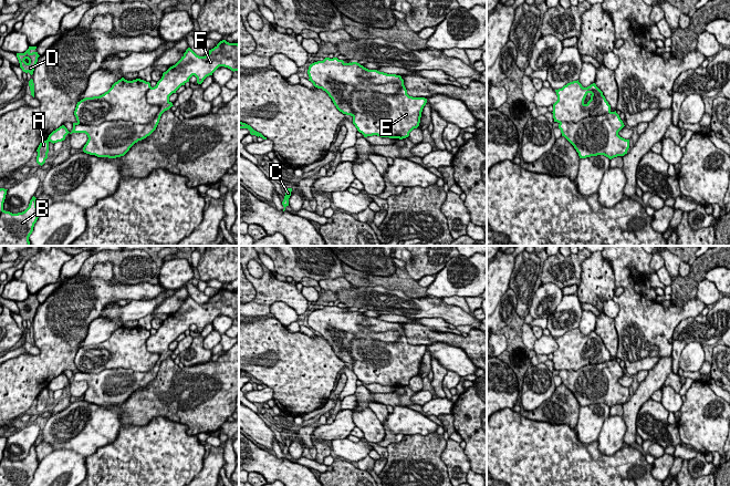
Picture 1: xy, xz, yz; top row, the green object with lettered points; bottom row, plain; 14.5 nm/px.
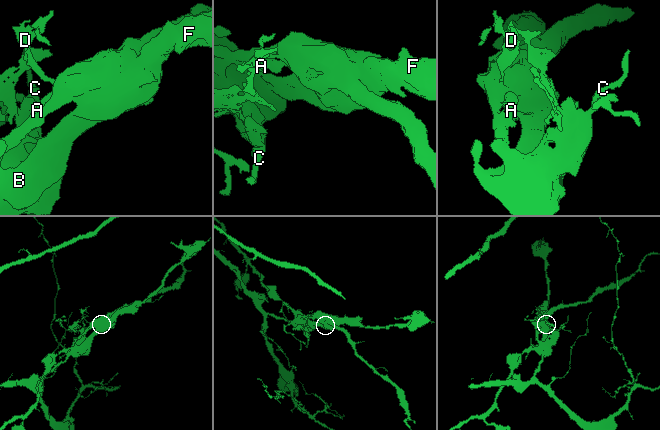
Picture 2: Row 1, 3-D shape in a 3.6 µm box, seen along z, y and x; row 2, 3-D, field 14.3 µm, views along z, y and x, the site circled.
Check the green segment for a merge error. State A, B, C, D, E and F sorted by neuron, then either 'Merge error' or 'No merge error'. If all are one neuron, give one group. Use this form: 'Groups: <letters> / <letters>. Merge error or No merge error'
Groups: A B C D E F. No merge error

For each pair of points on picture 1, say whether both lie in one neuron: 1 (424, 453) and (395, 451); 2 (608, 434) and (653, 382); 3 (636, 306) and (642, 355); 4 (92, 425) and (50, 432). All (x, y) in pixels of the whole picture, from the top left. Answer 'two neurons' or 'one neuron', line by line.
1: one neuron
2: two neurons
3: one neuron
4: one neuron

